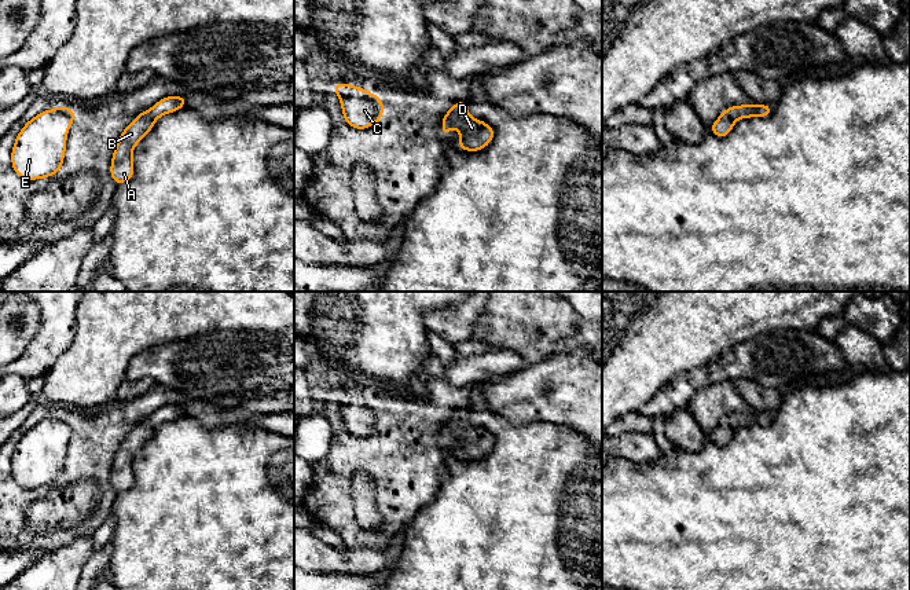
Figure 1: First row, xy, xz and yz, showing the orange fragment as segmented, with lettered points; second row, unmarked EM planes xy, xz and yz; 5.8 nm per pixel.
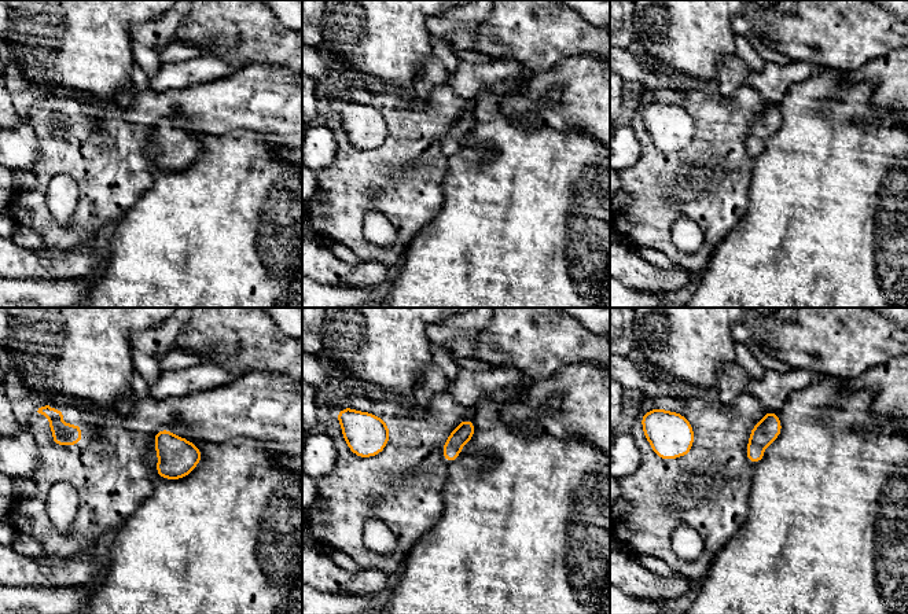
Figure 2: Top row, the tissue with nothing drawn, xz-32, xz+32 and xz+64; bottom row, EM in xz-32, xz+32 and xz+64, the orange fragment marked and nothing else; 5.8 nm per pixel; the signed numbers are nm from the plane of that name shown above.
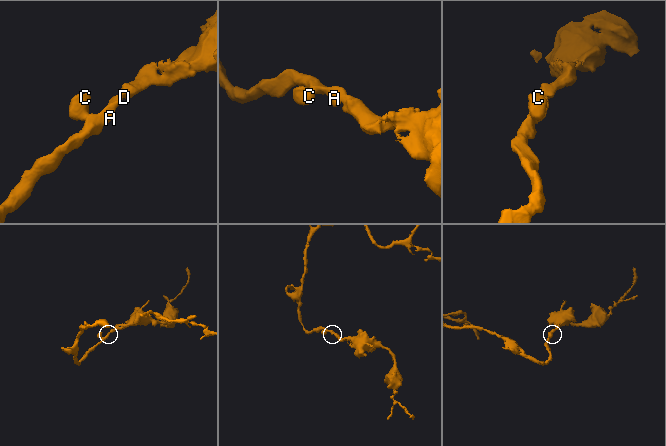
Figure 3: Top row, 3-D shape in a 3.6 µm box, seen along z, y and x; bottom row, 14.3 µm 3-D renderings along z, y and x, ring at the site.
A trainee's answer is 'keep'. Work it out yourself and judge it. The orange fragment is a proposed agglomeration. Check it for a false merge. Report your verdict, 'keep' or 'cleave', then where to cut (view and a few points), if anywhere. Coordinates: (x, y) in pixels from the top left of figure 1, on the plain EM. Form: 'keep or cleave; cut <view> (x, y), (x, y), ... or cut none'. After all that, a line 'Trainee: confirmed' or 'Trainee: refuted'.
keep; cut none
Trainee: confirmed

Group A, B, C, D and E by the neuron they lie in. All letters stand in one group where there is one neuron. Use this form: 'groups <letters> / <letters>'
groups A B C D E

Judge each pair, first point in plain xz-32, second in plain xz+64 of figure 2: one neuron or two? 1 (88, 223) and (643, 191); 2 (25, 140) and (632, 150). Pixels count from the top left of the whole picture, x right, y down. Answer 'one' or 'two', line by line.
1: one
2: one

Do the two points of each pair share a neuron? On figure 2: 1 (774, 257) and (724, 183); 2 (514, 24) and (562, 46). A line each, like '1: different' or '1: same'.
1: different
2: same

